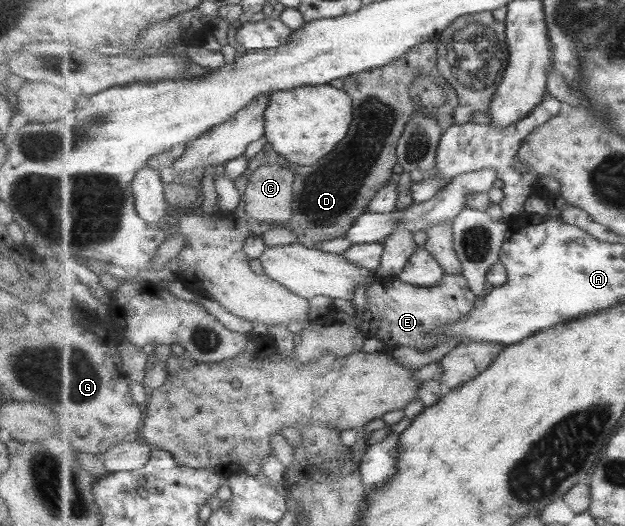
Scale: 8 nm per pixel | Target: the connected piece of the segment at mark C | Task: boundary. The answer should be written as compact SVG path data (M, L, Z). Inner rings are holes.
M265 164L249 174L245 211L256 220L287 222L294 217L295 174L277 164Z

